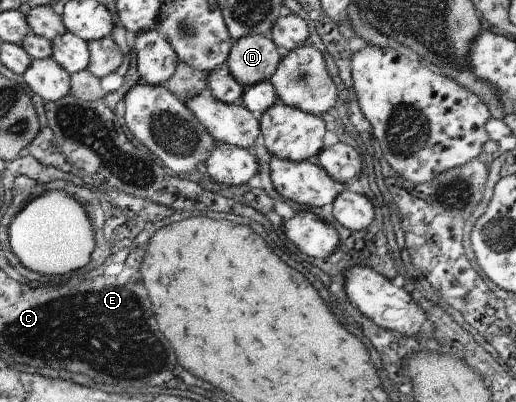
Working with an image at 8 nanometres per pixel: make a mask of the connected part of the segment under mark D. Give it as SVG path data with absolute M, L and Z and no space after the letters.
M247 34L232 41L225 64L237 82L250 86L269 79L283 53L269 35Z

